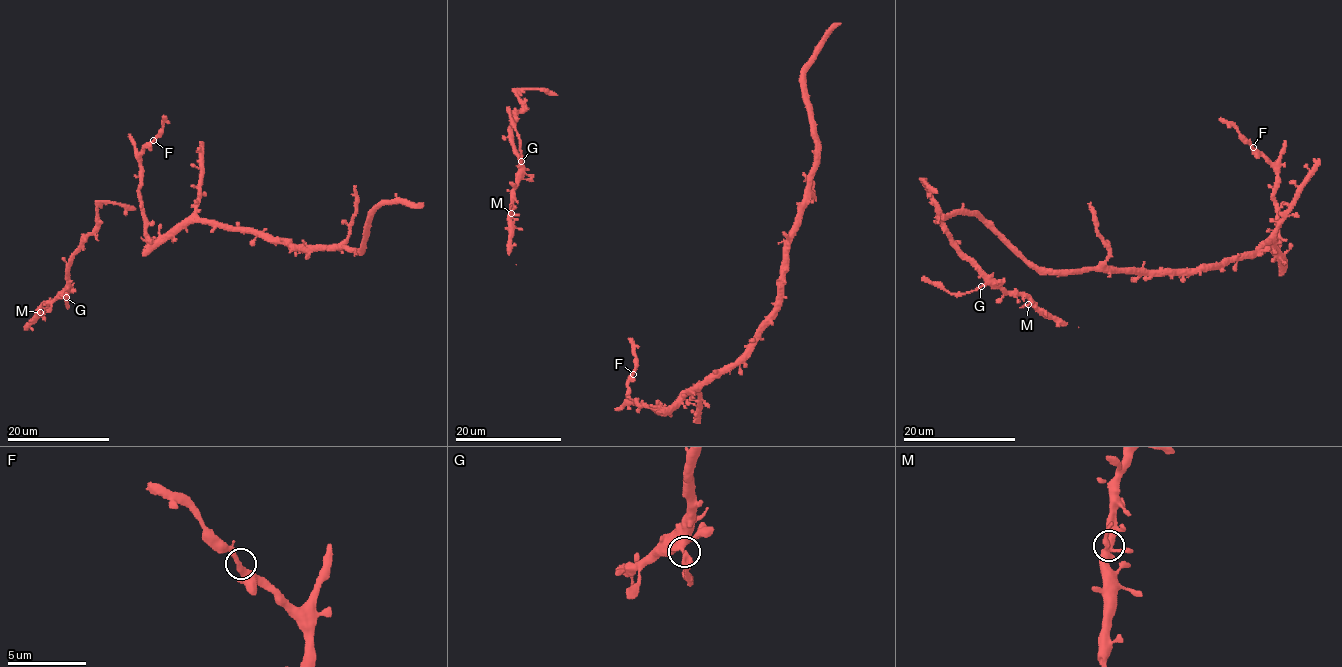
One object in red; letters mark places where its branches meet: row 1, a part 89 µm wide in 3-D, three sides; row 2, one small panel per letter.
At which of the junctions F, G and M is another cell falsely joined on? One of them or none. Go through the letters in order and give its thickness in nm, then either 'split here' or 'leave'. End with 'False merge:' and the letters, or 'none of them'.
F: 320 nm | leave
G: 220 nm | split here
M: 280 nm | leave
False merge: G

